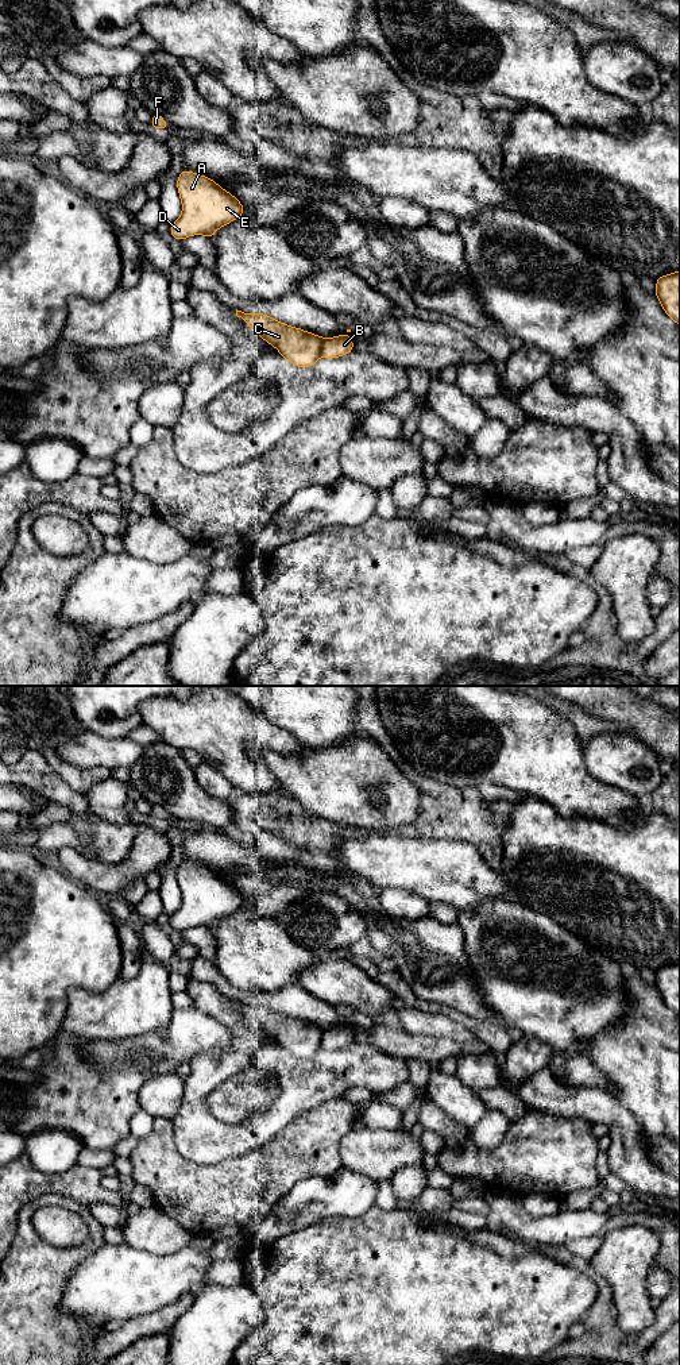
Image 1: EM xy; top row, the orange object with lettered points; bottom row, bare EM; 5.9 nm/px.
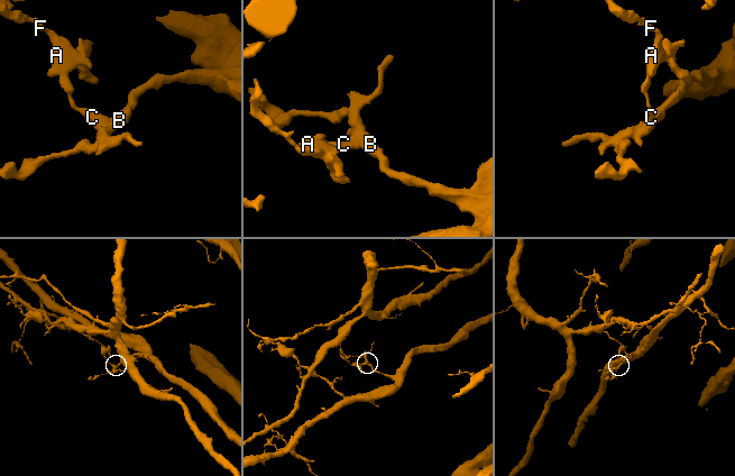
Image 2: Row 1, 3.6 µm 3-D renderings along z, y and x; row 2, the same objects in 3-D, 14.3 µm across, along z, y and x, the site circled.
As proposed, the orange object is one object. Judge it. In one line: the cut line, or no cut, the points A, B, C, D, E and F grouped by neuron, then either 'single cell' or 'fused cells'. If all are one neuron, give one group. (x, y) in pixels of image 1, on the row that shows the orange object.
cut in xy along (323, 338), (320, 355); A C D E F / B; fused cells

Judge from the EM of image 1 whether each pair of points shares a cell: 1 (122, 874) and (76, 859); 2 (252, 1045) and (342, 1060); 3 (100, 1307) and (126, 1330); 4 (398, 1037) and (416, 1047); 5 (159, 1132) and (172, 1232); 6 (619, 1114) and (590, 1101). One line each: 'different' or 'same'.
1: same
2: same
3: different
4: same
5: different
6: same

